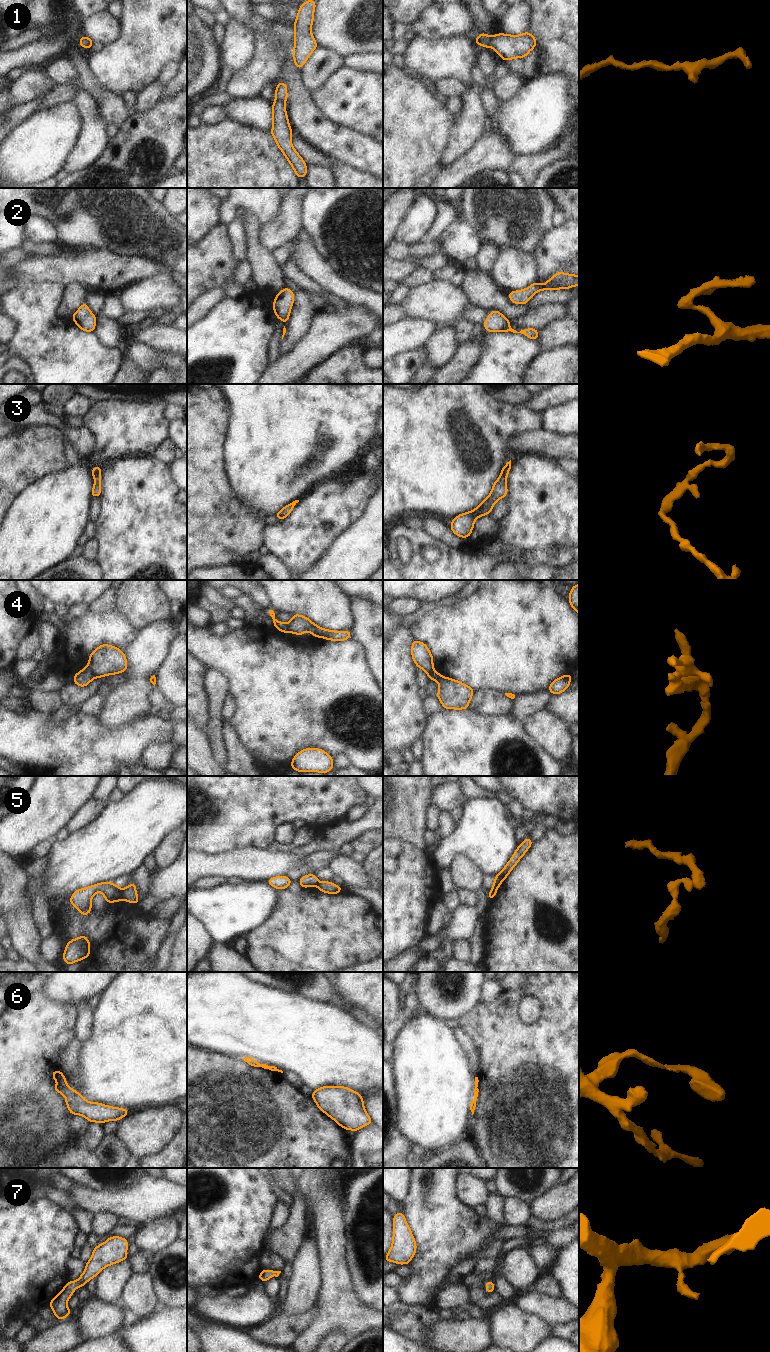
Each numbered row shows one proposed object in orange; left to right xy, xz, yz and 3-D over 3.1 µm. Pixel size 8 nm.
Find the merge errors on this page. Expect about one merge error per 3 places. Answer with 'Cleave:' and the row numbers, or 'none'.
Cleave: 4, 5.

